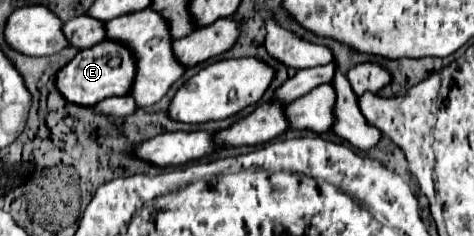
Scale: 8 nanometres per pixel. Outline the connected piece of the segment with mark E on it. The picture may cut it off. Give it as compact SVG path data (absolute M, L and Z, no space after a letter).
M101 41L89 49L79 51L73 61L69 61L63 69L57 71L57 89L61 95L75 105L89 105L93 107L105 97L125 95L131 89L135 77L135 57L133 53L115 41Z

